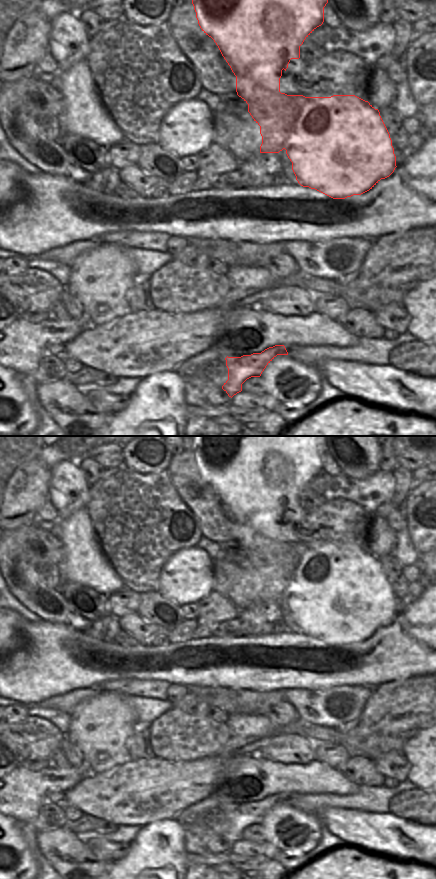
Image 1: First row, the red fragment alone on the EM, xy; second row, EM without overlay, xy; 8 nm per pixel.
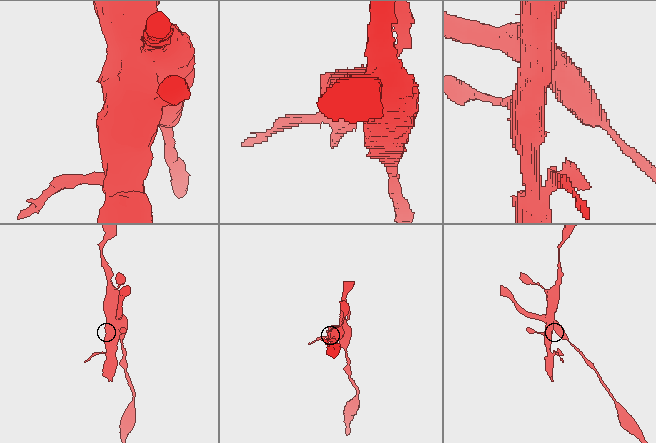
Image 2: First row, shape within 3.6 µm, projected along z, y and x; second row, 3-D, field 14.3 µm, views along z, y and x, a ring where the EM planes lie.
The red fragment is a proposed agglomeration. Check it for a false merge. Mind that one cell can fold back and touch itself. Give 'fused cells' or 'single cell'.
fused cells

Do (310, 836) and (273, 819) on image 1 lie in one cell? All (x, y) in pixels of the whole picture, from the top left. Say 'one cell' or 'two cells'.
one cell

